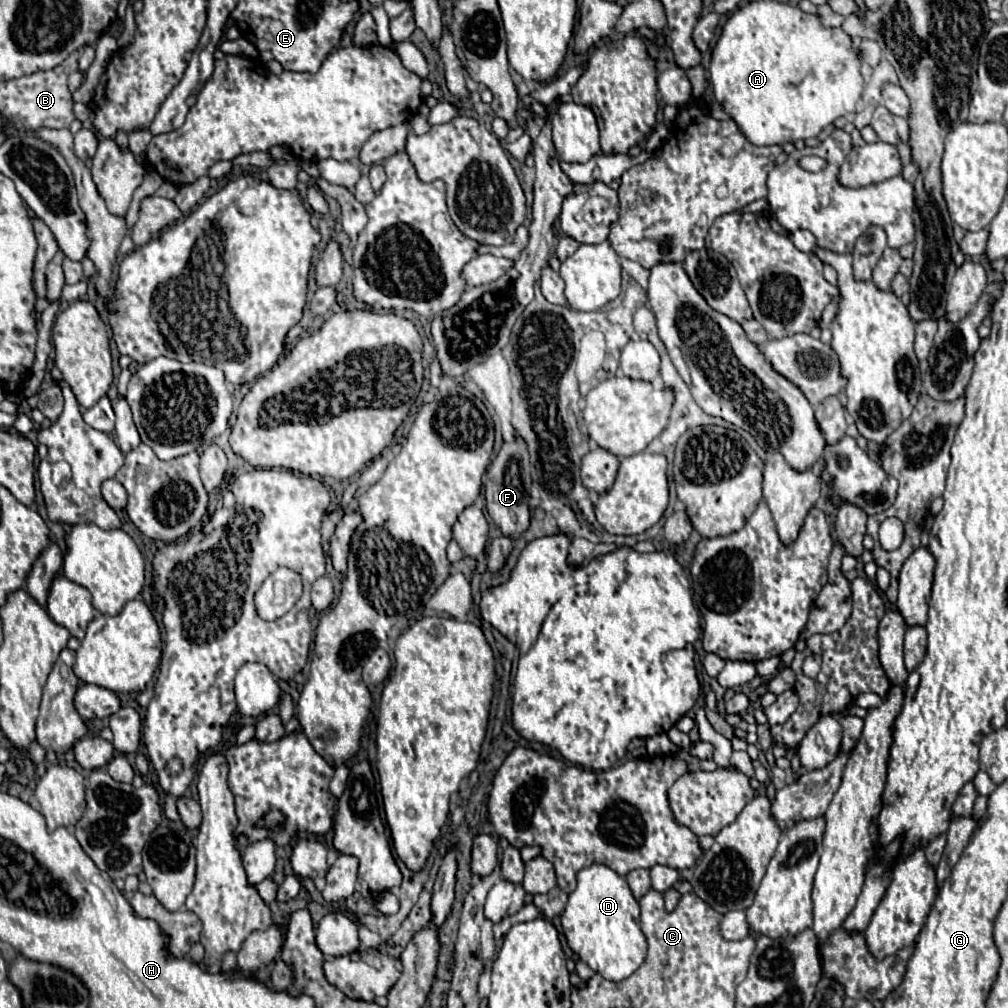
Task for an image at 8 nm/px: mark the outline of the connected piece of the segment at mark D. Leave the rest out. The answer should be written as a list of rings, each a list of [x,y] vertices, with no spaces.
[[[600,863],[580,869],[576,881],[578,885],[570,893],[566,909],[560,915],[566,943],[592,971],[608,981],[622,981],[632,975],[646,957],[646,937],[638,925],[638,901],[630,895],[626,879]]]

